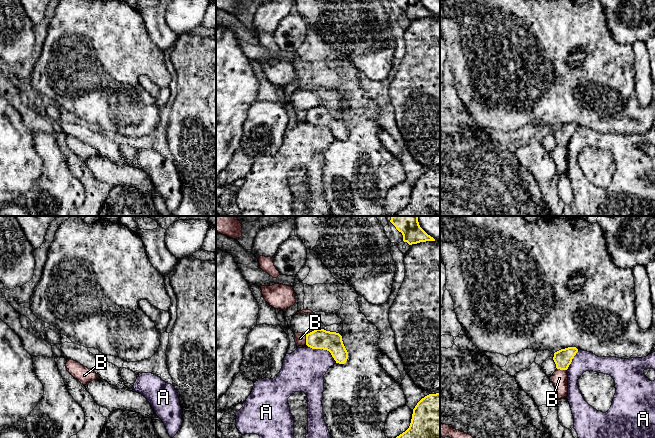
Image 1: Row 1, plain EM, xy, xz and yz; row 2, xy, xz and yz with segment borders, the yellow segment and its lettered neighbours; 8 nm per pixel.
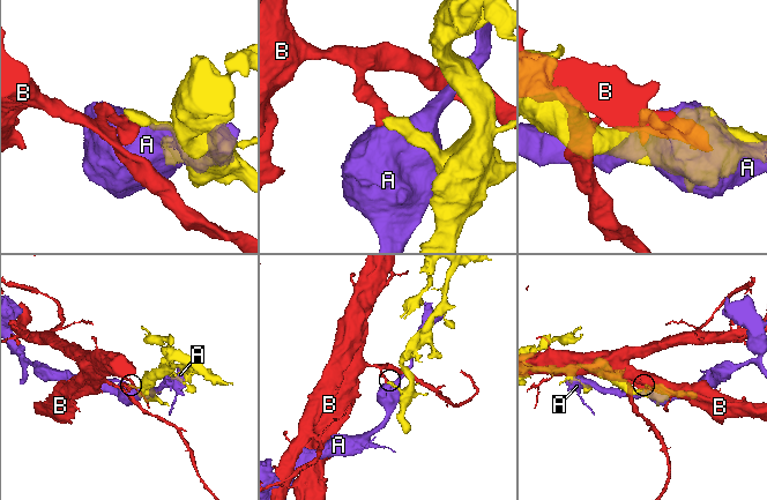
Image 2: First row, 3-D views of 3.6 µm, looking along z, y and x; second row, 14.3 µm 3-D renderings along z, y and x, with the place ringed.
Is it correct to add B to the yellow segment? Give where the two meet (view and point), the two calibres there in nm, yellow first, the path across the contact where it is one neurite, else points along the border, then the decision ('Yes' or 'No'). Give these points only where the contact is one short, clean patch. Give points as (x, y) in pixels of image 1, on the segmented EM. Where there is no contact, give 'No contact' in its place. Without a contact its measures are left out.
Touches yellow at xz (306, 339). Thickness 160 nm (yellow) against 90 nm. Boundary: xz (305, 334), (306, 344). No

